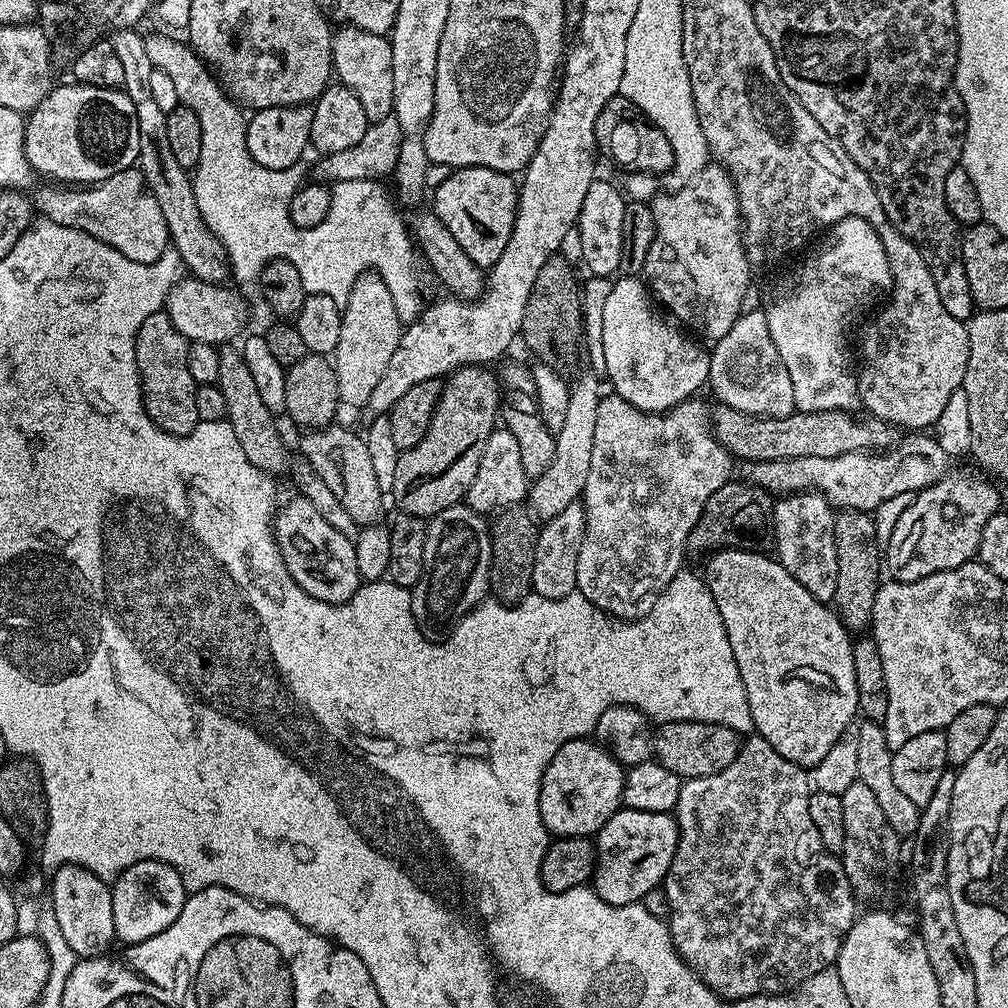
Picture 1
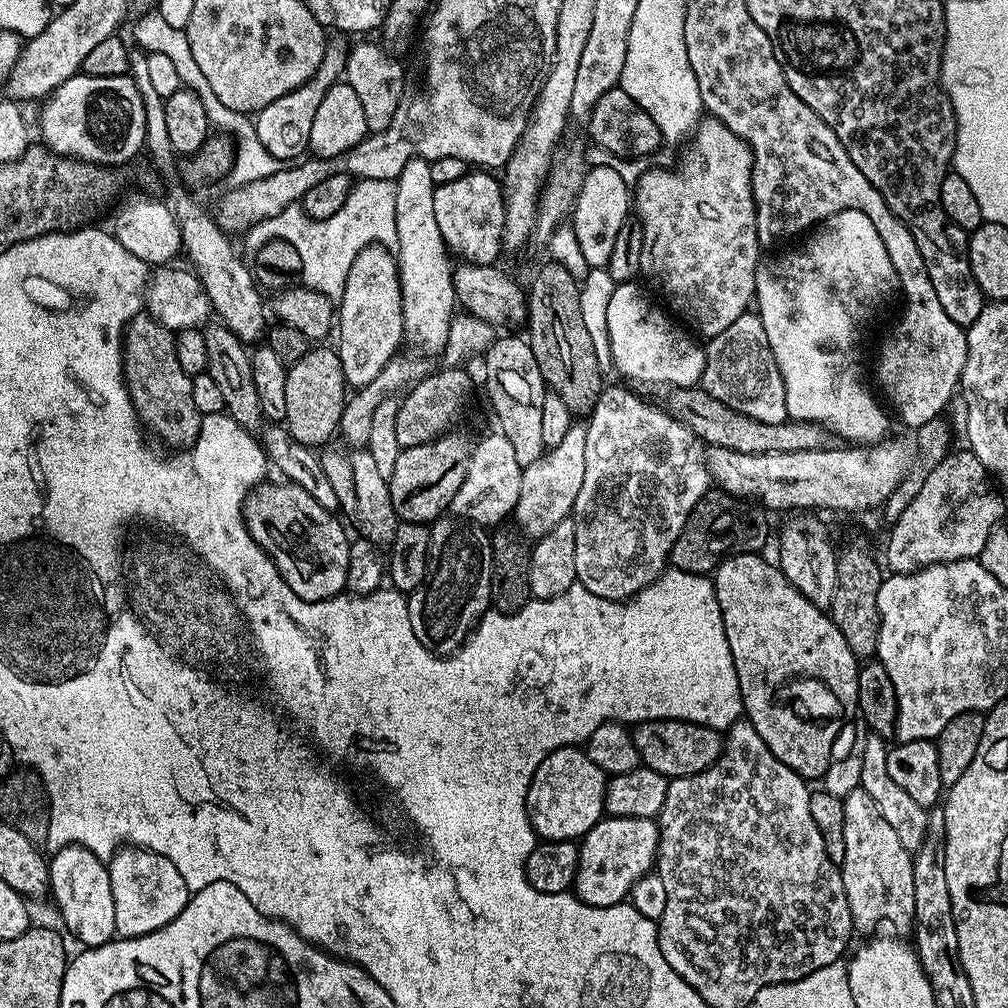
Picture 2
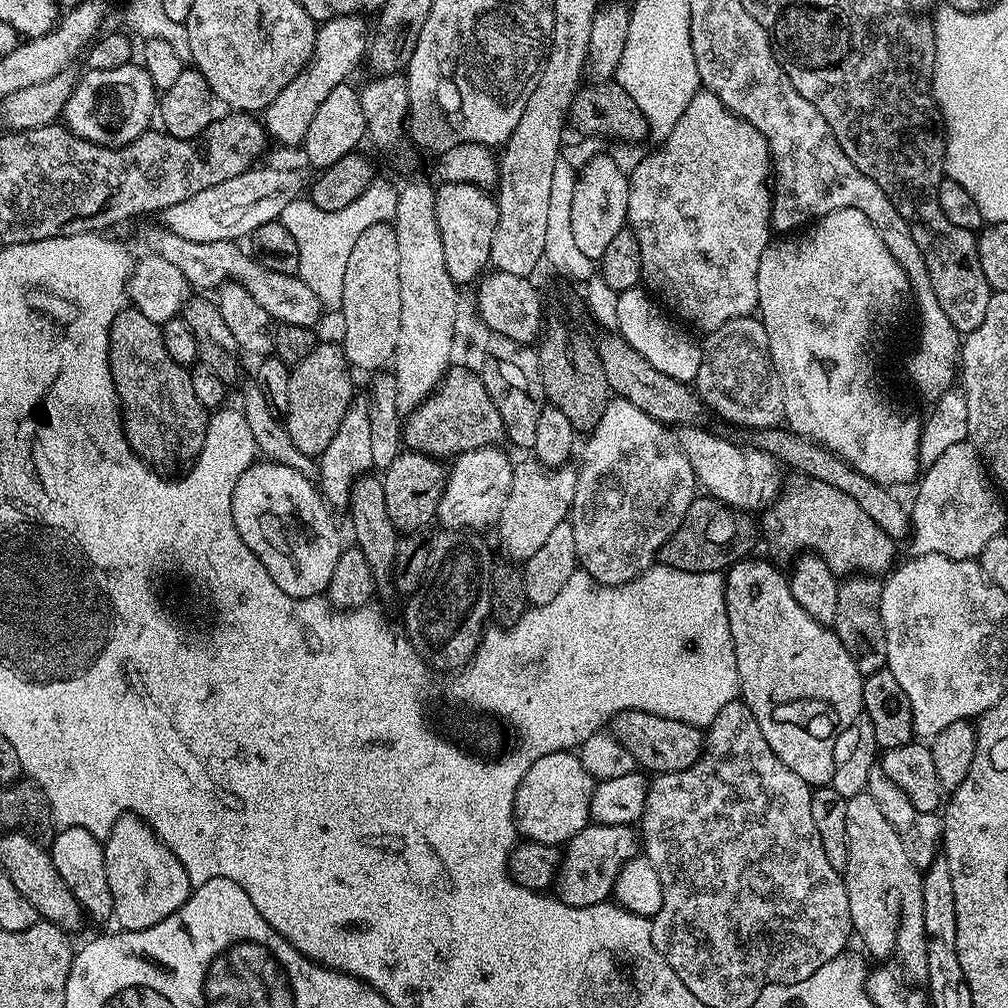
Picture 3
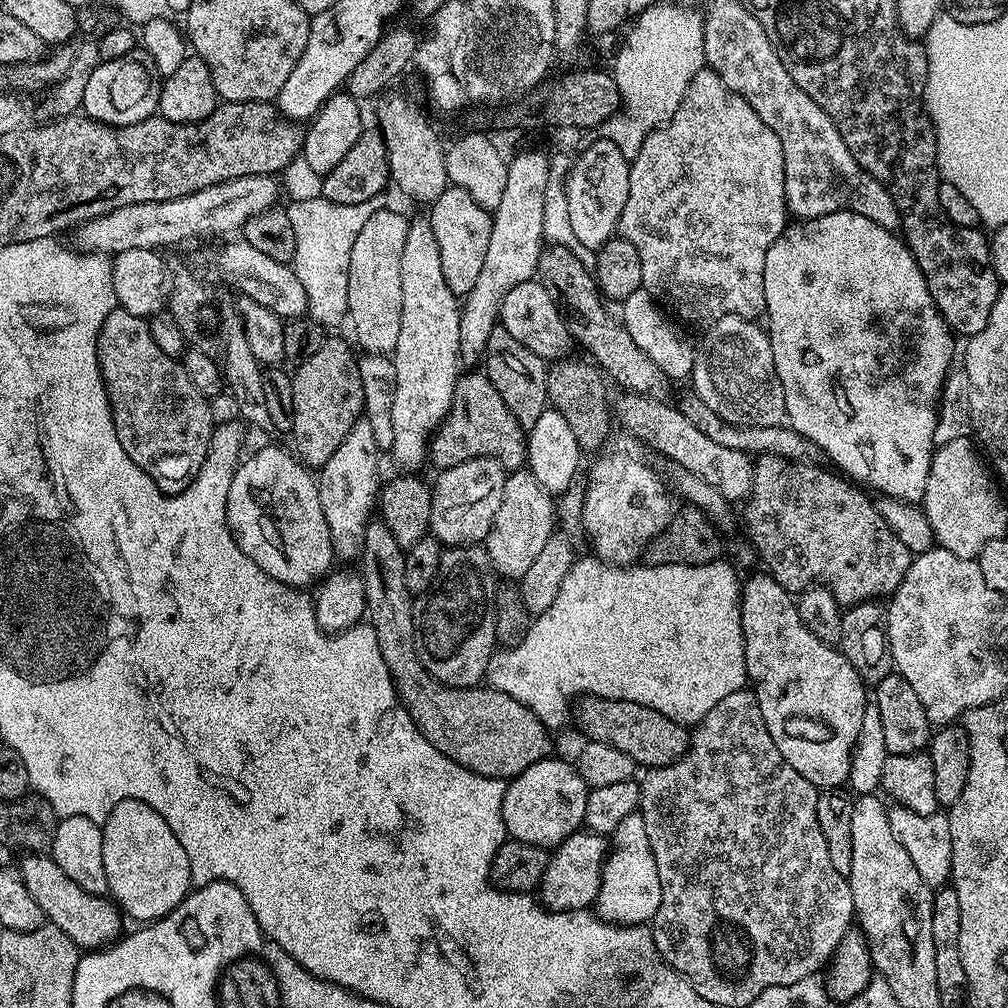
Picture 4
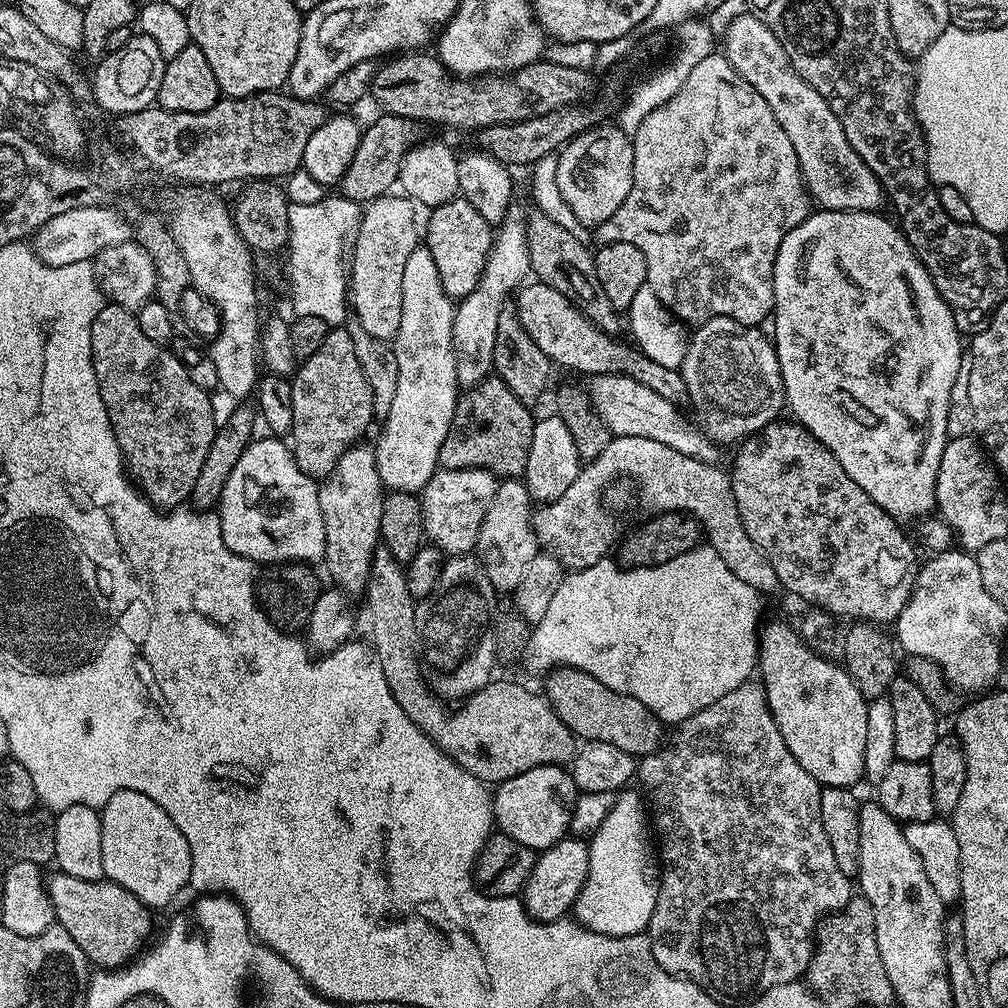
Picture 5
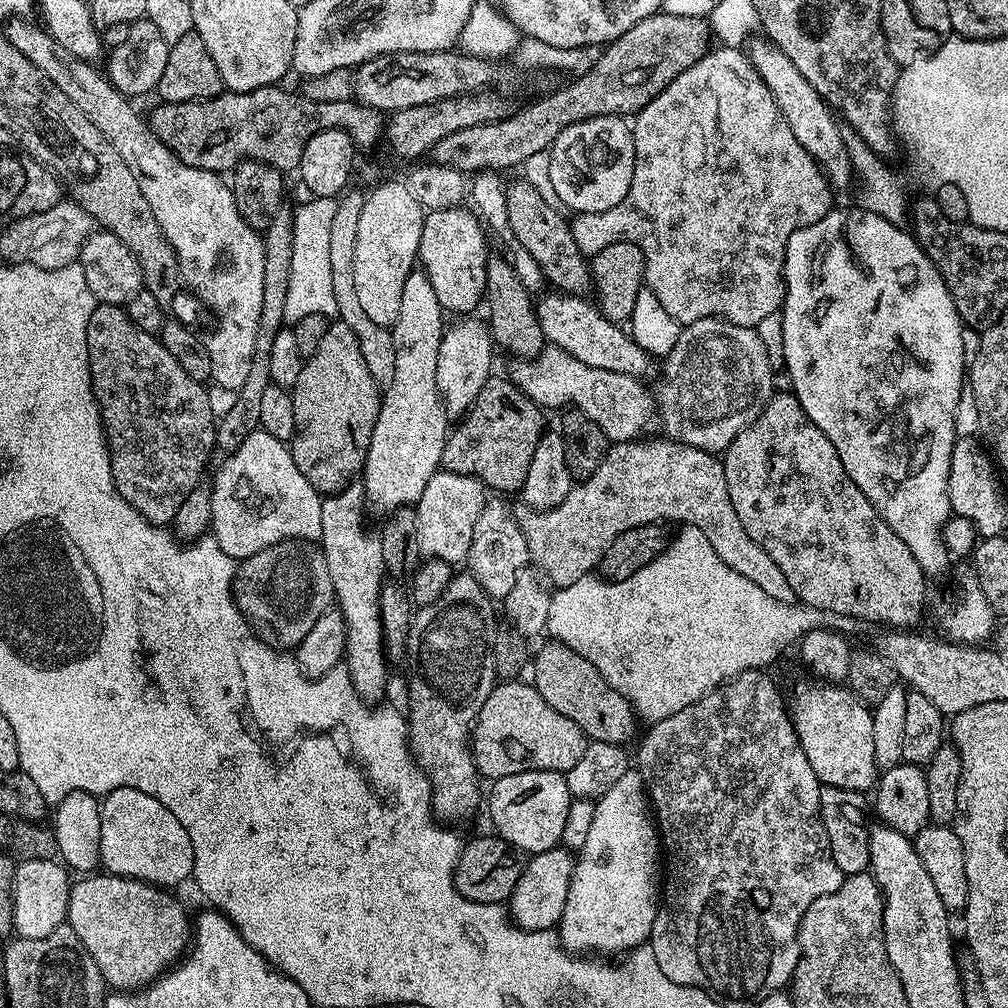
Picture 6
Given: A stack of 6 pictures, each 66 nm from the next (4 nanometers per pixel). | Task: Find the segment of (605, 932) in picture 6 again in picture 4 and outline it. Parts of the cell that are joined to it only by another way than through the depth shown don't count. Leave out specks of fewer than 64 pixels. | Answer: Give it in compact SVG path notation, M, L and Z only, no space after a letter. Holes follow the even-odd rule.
M639 811L631 812L618 822L610 836L610 851L604 861L602 882L596 895L594 911L609 924L647 925L662 902L662 882L658 882L658 866L650 850L650 838L646 838L646 822L642 822Z

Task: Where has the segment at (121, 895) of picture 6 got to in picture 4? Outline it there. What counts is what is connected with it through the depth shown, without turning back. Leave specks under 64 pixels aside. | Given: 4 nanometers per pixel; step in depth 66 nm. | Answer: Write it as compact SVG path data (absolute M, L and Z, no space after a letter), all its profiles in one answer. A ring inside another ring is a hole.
M28 854L23 859L18 864L20 876L26 882L34 902L38 902L45 921L62 930L62 934L75 942L77 948L99 950L121 939L122 913L107 895L95 896L82 890L82 886L78 886L74 878L69 878L62 866L52 860L51 855Z

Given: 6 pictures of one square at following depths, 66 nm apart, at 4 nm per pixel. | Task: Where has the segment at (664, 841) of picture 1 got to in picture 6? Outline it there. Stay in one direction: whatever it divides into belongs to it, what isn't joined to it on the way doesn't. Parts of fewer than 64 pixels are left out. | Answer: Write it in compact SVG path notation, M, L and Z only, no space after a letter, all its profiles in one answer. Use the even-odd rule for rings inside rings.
M563 846L537 852L525 863L522 878L514 886L514 894L506 901L510 919L517 928L526 930L555 929L566 910L566 894L576 865L573 853Z

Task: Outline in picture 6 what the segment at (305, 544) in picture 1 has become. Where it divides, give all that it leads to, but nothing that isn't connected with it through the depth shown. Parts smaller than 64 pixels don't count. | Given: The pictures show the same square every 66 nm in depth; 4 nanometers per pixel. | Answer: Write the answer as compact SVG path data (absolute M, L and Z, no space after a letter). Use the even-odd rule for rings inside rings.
M258 430L242 442L227 457L228 460L216 472L216 481L210 484L212 489L212 527L211 535L216 537L218 546L226 550L232 559L239 562L247 556L258 554L258 550L269 548L272 544L283 544L289 540L316 542L320 540L322 530L321 493L309 482L306 474L298 470L292 457L292 449L287 443L274 438L269 432Z

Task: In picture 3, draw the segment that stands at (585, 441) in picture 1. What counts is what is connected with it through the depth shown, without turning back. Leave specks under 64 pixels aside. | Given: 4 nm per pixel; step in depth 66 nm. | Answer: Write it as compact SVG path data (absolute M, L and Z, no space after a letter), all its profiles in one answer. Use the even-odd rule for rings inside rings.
M529 458L525 464L513 463L510 490L498 521L500 544L509 561L526 562L546 542L554 526L569 519L576 493L576 474L575 467L549 470L535 458Z

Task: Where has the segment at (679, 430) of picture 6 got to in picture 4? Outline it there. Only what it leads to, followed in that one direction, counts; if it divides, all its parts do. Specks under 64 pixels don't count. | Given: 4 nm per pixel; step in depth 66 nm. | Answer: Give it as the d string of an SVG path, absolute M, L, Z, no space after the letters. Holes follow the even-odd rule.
M723 316L721 320L715 321L707 329L708 332L701 338L700 344L698 340L698 347L695 349L696 357L694 358L694 366L692 367L692 375L690 377L691 391L696 392L699 396L710 398L710 403L720 417L731 424L757 424L758 426L774 426L775 424L784 424L786 417L784 414L784 391L782 390L782 382L776 373L774 366L774 350L770 350L770 338L767 331L763 327L756 325L757 321L752 318L745 318L743 316Z

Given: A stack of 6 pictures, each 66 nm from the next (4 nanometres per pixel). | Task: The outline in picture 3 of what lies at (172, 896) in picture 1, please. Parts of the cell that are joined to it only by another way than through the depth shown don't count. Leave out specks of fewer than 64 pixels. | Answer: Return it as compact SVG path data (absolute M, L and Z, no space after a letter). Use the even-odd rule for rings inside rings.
M125 814L116 817L116 824L110 830L110 834L103 841L104 865L106 866L106 882L110 882L110 894L112 895L112 916L117 920L119 927L126 932L146 930L162 918L174 914L174 910L181 908L192 895L193 885L178 858L171 848L168 848L159 840L155 832L138 816Z

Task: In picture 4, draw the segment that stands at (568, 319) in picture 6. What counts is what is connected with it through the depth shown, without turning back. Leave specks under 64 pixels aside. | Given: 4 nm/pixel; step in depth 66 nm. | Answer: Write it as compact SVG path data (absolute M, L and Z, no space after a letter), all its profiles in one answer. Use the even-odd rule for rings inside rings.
M533 278L514 286L500 303L499 327L504 327L508 340L517 340L524 348L538 354L545 362L555 362L567 357L574 348L572 332L568 329L568 321L564 319L561 305L555 296ZM685 390L680 396L678 407L686 418L690 418L690 423L697 430L702 430L706 438L718 442L722 446L730 446L730 450L744 452L750 458L761 456L780 456L783 460L793 462L816 462L821 459L822 453L814 442L810 442L802 434L798 434L792 428L784 424L774 426L758 426L757 424L731 424L720 417L720 413L712 407L705 397L699 396L696 392Z

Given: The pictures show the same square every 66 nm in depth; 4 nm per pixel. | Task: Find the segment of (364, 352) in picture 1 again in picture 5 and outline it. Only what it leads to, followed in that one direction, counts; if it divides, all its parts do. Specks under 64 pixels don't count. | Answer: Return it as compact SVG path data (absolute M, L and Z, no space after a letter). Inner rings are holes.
M385 194L371 201L363 209L359 227L354 232L356 245L350 248L350 308L357 323L379 340L391 341L398 330L398 322L402 322L402 270L406 267L406 258L410 258L410 250L418 247L416 240L417 205L403 195Z

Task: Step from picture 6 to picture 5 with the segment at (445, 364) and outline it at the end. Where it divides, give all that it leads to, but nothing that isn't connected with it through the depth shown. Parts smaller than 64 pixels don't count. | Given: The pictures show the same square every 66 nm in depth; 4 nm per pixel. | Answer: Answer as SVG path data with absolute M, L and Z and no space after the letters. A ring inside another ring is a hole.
M512 202L505 218L495 229L492 237L492 249L488 252L488 261L482 270L478 286L469 296L455 305L454 334L452 345L456 355L456 382L461 389L473 388L493 371L492 359L498 346L498 314L506 307L504 300L529 279L532 271L528 243L526 242L526 212L518 203Z

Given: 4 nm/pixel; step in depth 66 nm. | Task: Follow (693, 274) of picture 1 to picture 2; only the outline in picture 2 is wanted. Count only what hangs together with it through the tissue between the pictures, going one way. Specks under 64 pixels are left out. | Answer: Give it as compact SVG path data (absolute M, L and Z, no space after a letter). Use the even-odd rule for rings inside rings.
M711 118L701 119L694 135L691 137L690 144L693 144L692 153L685 158L684 165L681 168L676 168L673 172L668 168L652 168L649 172L642 173L640 181L634 184L634 216L642 226L642 234L644 235L642 238L640 276L643 279L648 279L664 295L665 302L663 301L663 303L689 329L697 328L704 335L704 338L711 338L722 334L722 330L726 330L726 326L738 322L738 318L749 311L756 294L756 266L762 259L762 253L760 253L762 245L756 229L756 203L752 197L752 152L748 149L748 143L734 135L721 120Z

